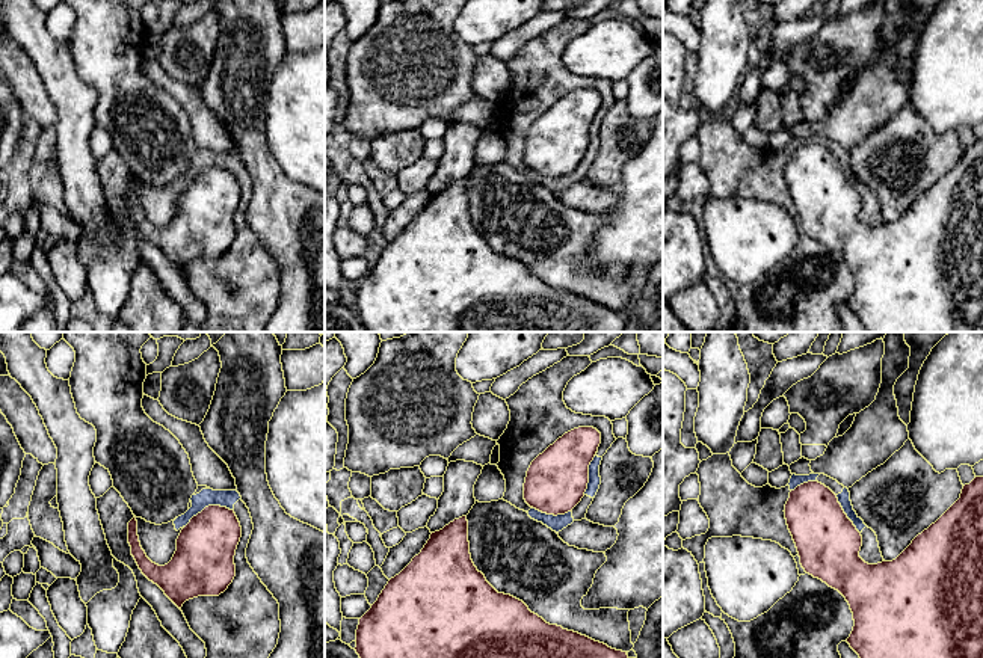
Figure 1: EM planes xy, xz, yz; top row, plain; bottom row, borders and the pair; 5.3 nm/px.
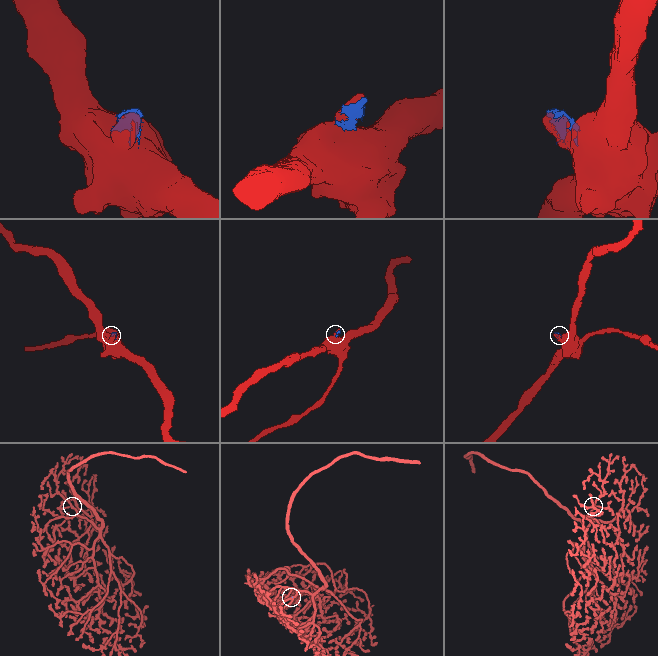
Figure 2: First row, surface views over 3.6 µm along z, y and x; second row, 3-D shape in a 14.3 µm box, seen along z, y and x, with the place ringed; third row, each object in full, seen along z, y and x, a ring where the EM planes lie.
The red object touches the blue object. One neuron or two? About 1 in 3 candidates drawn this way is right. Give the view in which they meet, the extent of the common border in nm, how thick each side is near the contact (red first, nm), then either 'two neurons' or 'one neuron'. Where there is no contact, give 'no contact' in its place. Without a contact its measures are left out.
meets red in xy; contact 280 nm long; 320 nm thick on the red side, 100 nm on the other; two neurons

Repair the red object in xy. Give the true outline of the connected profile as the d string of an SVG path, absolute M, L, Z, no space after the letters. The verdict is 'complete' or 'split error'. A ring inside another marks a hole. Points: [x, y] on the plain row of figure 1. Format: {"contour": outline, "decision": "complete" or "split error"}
{"contour": "M208 168L193 178L177 201L172 222L159 228L153 225L140 208L136 178L128 184L128 205L142 235L157 246L165 257L181 272L183 266L198 258L219 258L236 238L234 217L242 199L242 189L234 175L226 169Z", "decision": "complete"}

